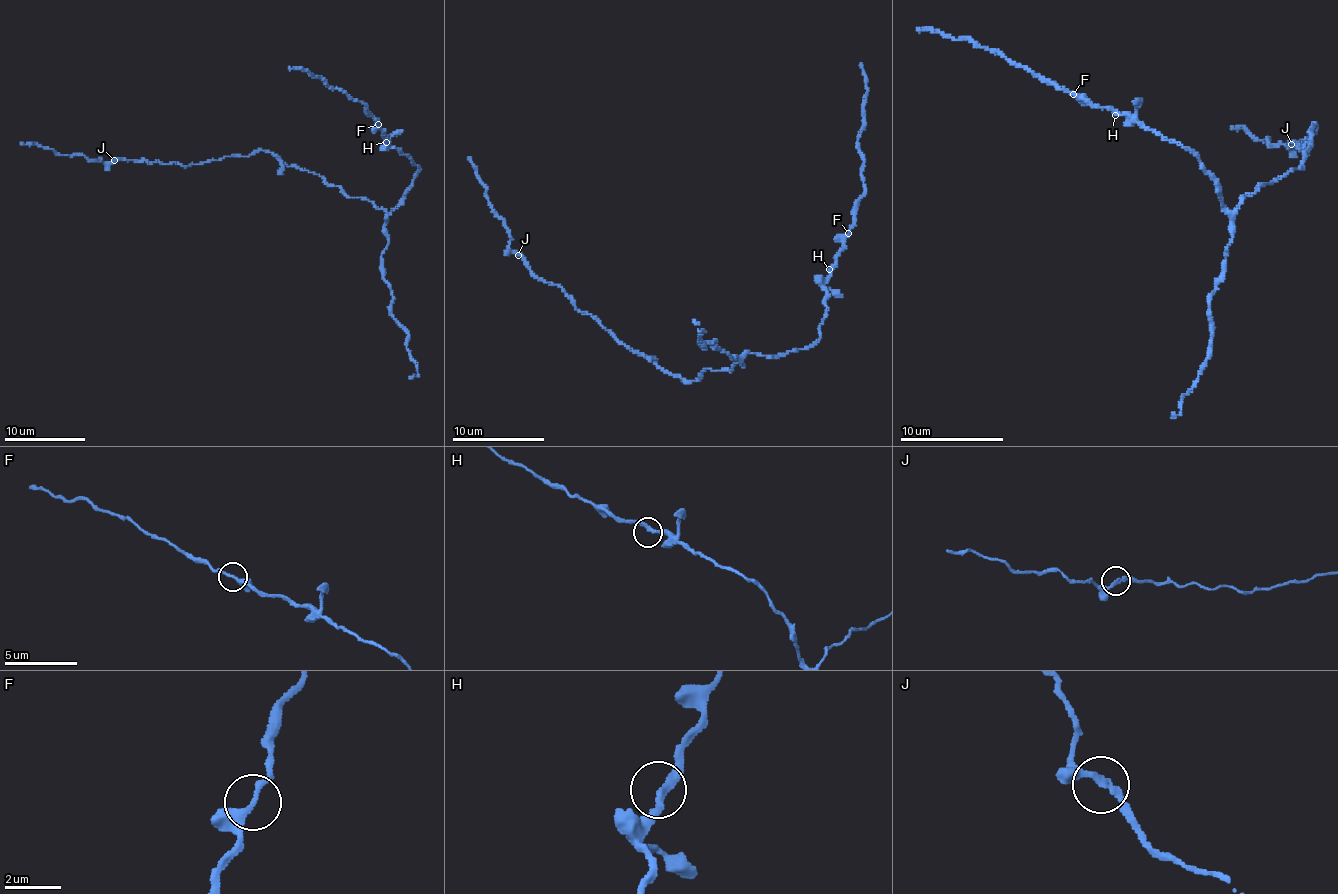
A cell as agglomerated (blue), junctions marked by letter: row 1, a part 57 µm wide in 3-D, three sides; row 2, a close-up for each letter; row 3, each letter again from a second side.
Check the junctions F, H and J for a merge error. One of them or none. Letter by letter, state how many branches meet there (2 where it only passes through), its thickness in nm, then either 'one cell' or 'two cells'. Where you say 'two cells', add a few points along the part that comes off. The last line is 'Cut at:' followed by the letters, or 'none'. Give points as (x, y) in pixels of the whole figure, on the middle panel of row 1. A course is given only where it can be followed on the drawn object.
F: branches 2; calibre 280 nm; one cell
H: branches 2; calibre 260 nm; one cell
J: branches 2; calibre 220 nm; one cell
Cut at: none

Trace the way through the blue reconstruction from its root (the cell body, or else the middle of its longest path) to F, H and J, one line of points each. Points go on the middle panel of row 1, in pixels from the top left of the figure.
F: (720, 370), (742, 365), (749, 353), (785, 356), (819, 338), (826, 308), (824, 278), (848, 232)
H: (720, 370), (742, 365), (749, 353), (785, 356), (819, 338), (829, 269)
J: (720, 370), (705, 368), (699, 381), (682, 381), (664, 373), (619, 344), (518, 255)

